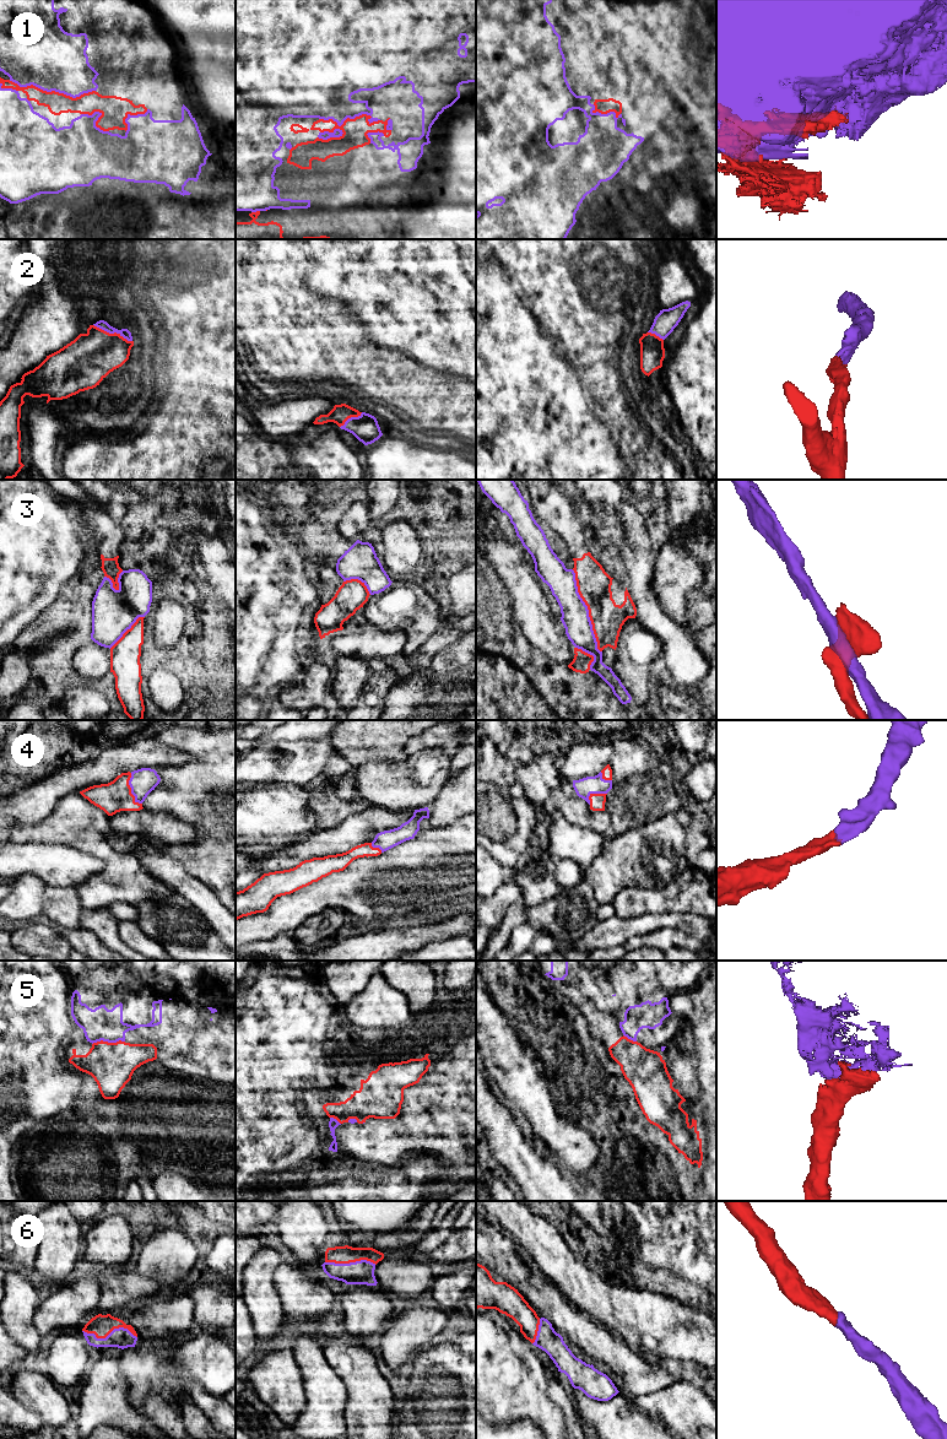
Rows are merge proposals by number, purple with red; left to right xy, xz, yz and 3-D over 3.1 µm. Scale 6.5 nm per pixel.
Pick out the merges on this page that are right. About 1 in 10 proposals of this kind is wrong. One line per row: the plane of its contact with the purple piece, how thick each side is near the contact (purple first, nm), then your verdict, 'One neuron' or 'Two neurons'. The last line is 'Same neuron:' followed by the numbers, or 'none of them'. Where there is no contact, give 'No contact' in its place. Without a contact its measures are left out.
1: Touches purple in xz. Thickness 380 nm (purple) against 160 nm. One neuron
2: Touches purple in xy. Thickness 60 nm (purple) against 320 nm. One neuron
3: Touches purple in yz. Thickness 180 nm (purple) against 220 nm. Two neurons
4: Touches purple in xy. Thickness 170 nm (purple) against 200 nm. One neuron
5: Touches purple in xy. Thickness 220 nm (purple) against 300 nm. One neuron
6: Touches purple in xy. Thickness 130 nm (purple) against 140 nm. One neuron
Same neuron: 1, 2, 4, 5, 6

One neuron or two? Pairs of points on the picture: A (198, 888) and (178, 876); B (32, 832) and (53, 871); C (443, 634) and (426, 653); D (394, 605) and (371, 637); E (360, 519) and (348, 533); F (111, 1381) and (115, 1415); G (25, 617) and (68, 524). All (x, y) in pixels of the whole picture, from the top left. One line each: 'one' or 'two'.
A: one
B: two
C: one
D: two
E: one
F: one
G: one

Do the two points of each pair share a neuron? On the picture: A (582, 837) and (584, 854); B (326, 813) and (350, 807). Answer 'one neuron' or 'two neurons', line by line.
A: one neuron
B: one neuron

